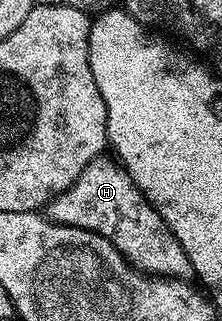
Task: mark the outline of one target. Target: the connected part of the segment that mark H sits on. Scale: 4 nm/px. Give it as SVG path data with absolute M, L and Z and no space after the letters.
M97 157L82 169L78 181L68 191L55 195L46 214L56 223L88 228L106 237L129 259L132 266L150 275L183 279L192 275L192 266L160 214L123 170L115 158Z

